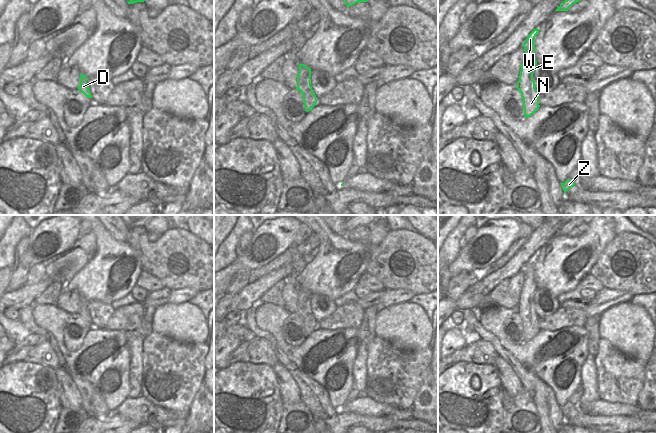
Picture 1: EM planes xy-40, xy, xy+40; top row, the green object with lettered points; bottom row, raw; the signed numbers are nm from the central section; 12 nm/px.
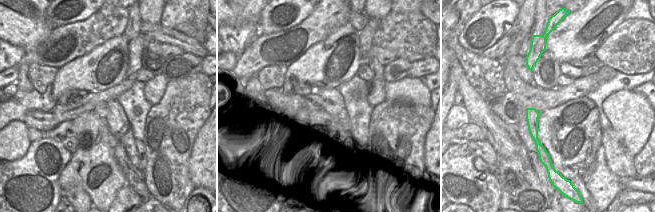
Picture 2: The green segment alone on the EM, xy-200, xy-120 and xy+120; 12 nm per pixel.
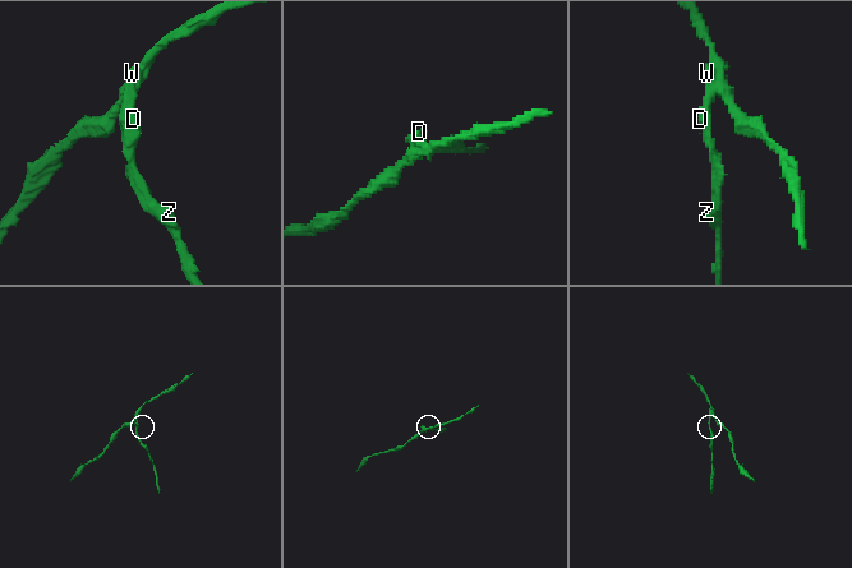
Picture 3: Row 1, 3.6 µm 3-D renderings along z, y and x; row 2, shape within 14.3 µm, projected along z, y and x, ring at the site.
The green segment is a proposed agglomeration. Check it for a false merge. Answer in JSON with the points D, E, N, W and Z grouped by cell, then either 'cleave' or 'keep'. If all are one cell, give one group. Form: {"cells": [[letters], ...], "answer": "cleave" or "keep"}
{"cells": [["D", "N", "Z"], ["E", "W"]], "answer": "cleave"}

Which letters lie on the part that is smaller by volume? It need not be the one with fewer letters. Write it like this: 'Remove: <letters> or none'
Remove: D, N, Z

